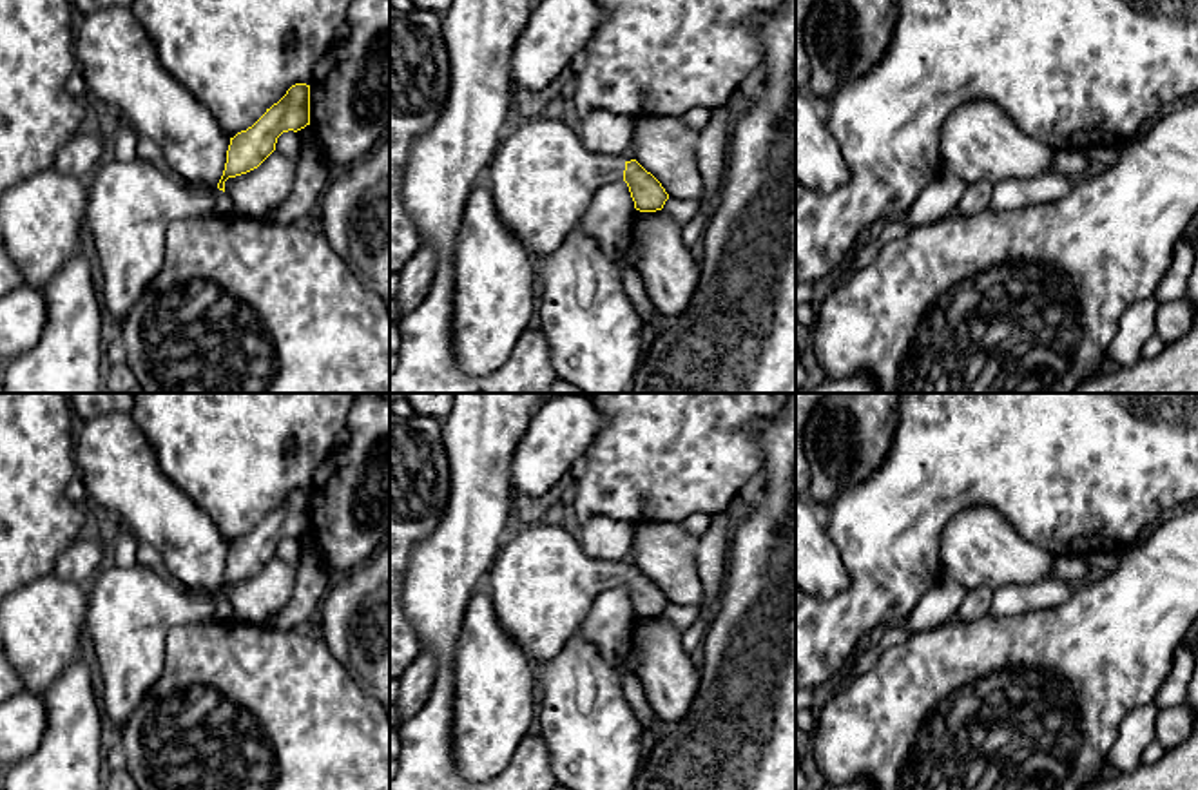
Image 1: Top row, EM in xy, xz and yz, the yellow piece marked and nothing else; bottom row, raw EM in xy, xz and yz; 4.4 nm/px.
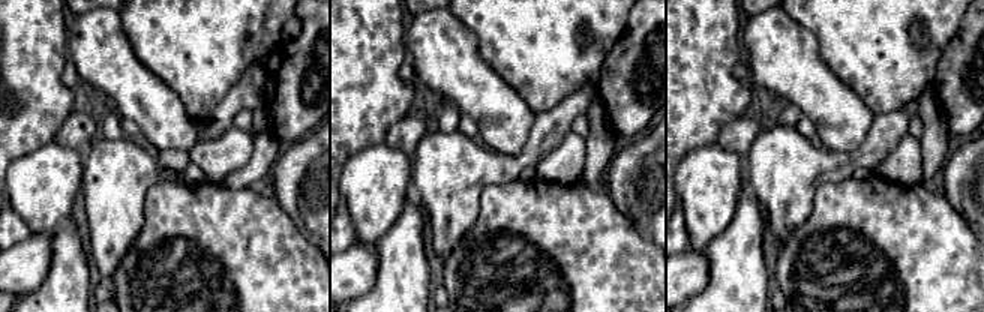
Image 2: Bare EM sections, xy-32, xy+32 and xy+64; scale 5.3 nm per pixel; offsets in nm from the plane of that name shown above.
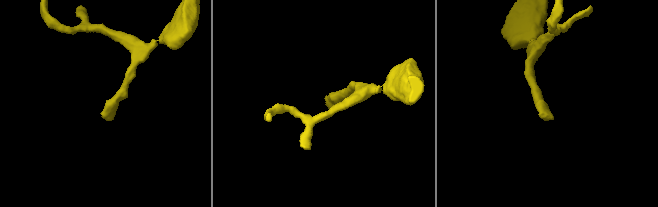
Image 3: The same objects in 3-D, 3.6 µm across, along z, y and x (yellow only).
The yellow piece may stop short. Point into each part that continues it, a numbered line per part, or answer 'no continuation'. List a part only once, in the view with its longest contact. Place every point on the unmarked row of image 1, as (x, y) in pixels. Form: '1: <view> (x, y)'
1: xz (542, 584)

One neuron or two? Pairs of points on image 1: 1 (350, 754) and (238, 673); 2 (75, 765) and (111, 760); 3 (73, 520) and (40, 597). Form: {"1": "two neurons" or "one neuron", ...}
{"1": "one neuron", "2": "two neurons", "3": "two neurons"}

